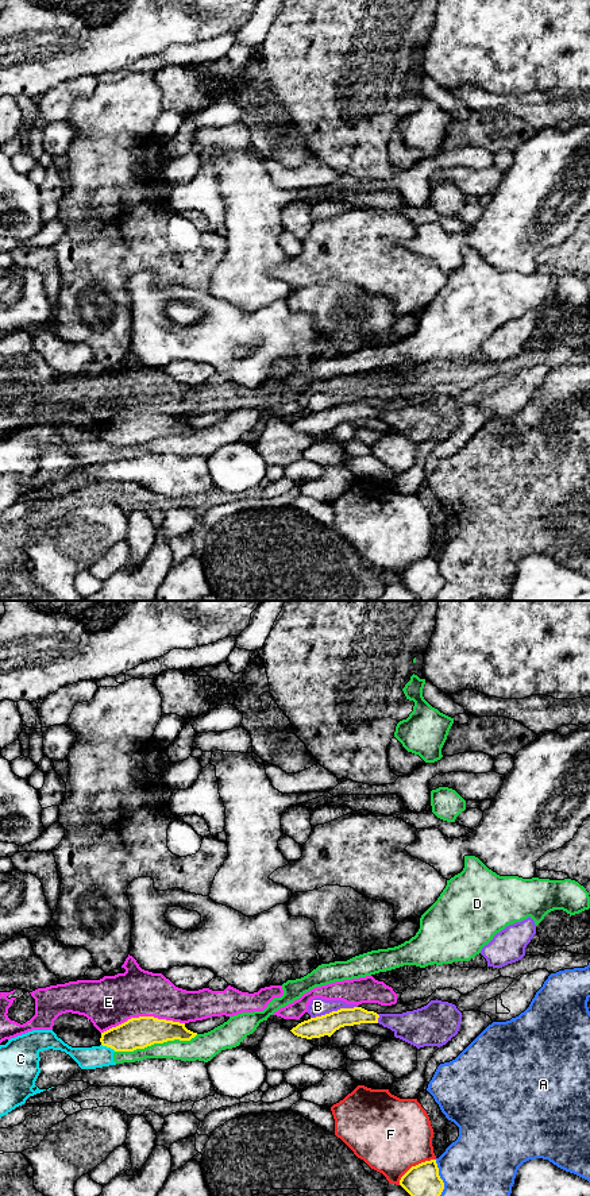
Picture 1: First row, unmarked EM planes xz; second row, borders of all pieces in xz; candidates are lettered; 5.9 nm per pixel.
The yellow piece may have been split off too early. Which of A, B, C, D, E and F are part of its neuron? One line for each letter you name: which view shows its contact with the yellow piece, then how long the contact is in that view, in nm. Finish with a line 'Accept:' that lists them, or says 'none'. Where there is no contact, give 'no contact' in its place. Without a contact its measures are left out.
Accept: none

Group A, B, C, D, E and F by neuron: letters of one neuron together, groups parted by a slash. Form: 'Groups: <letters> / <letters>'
Groups: A / B / C D / E / F

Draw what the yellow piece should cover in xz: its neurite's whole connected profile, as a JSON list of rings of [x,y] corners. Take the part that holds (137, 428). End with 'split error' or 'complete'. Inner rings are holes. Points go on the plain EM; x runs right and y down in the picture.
[[[139,412],[101,428],[100,437],[115,447],[134,447],[174,435],[190,436],[196,431],[197,428],[188,425],[185,418]]]; complete

